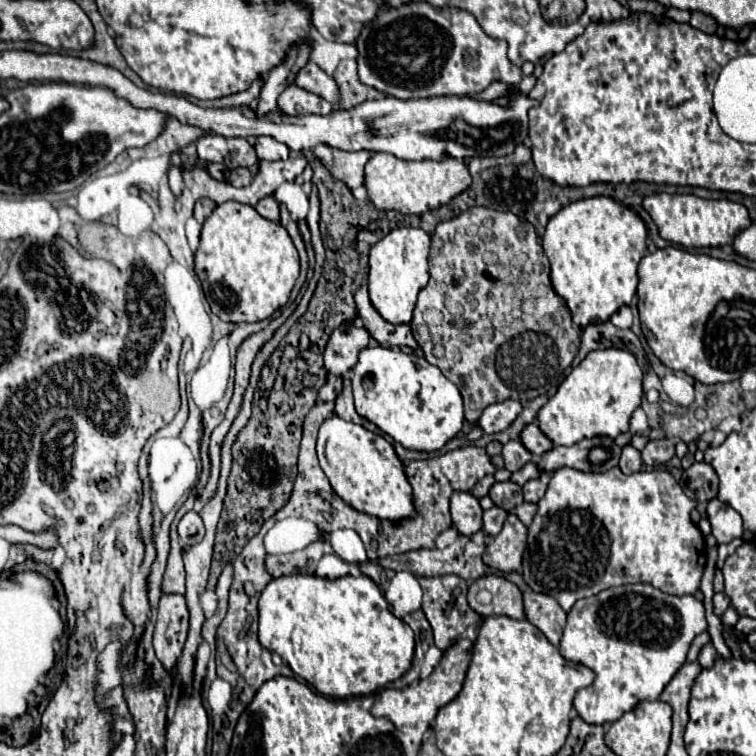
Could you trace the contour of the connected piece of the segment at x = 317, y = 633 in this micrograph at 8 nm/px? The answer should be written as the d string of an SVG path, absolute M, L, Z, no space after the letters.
M293 574L279 576L267 584L259 596L259 642L277 652L295 674L307 680L319 694L331 698L367 696L387 682L401 678L413 660L413 630L389 610L379 586L367 576L343 576L335 580Z

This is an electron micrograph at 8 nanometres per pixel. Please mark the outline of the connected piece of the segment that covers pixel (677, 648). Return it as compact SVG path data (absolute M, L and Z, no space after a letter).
M623 584L607 588L591 598L575 602L567 614L567 626L559 644L559 652L565 660L579 662L595 672L595 682L575 696L575 710L587 724L605 724L619 720L627 710L635 708L637 702L657 700L671 676L683 666L689 646L697 634L707 630L703 602L695 596L671 596L657 590L651 584Z

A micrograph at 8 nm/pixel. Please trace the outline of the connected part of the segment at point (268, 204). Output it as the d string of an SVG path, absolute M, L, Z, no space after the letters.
M267 196L267 198L259 200L259 204L255 206L255 210L257 210L263 218L267 218L267 220L271 220L271 222L279 222L279 204L277 204L277 200L275 200L273 196Z

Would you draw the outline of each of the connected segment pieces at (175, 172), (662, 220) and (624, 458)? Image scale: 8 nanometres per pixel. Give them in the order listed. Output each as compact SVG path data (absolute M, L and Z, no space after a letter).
M171 166L169 168L169 186L173 190L175 196L179 196L179 192L183 190L183 178L181 178L181 166Z
M651 194L643 198L643 208L649 212L659 228L661 238L679 246L723 246L731 244L733 238L751 224L747 208L731 200L705 200L693 194Z
M625 446L625 448L623 448L623 454L621 454L621 460L619 460L619 468L621 468L623 474L639 472L639 470L643 468L641 454L639 454L633 446Z

